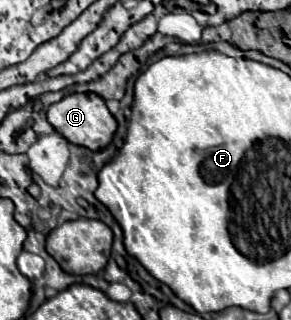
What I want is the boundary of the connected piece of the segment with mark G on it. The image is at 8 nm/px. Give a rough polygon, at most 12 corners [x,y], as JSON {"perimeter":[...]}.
{"perimeter":[[73,93],[47,109],[69,143],[99,151],[117,129],[95,93]]}

